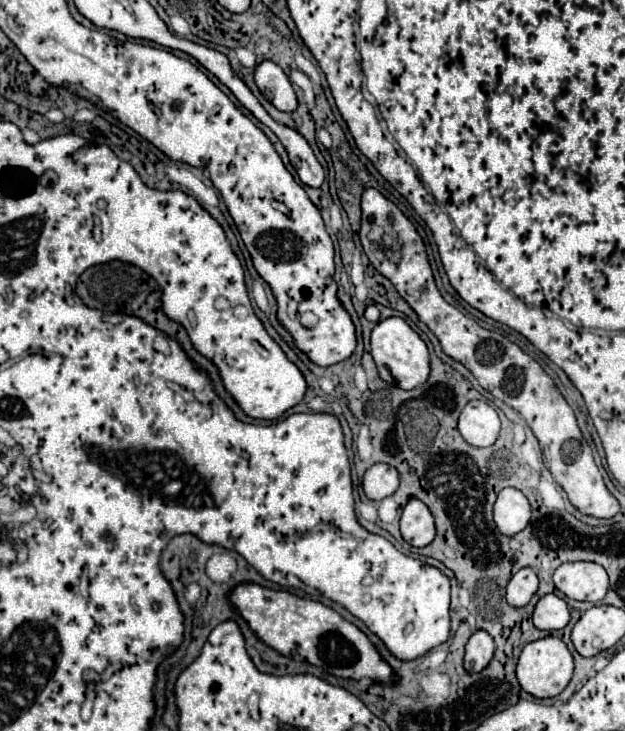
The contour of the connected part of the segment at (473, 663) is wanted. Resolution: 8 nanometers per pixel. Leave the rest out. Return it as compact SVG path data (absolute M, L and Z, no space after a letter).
M478 629L476 633L472 633L472 637L466 643L464 667L470 673L480 673L490 663L492 655L494 655L494 641L492 641L492 637L484 629Z

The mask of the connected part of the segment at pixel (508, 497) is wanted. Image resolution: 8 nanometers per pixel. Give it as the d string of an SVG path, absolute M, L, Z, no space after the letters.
M506 487L500 491L494 505L494 521L500 533L512 537L530 523L530 503L520 489Z

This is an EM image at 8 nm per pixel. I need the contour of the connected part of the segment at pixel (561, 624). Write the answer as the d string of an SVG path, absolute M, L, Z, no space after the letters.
M544 595L534 609L534 625L538 629L554 631L554 629L564 629L570 621L570 609L566 601L558 595Z

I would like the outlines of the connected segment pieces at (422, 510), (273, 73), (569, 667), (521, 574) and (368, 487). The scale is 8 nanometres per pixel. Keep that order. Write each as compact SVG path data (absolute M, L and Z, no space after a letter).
M410 499L404 507L400 519L400 533L404 541L408 541L414 547L426 547L428 543L432 543L436 535L434 517L420 499Z
M262 61L254 73L260 93L280 111L294 111L298 107L296 93L286 73L272 61Z
M548 635L544 639L528 643L522 649L518 667L516 667L516 677L518 677L520 687L526 693L530 693L538 699L544 699L544 697L556 697L558 693L562 693L564 687L572 679L572 671L574 671L574 659L572 659L566 643L554 635Z
M530 567L520 569L506 587L506 599L512 607L524 607L538 589L538 577Z
M376 463L364 473L362 489L368 499L372 501L382 501L384 497L390 497L400 485L398 479L398 469L390 467L386 463Z

